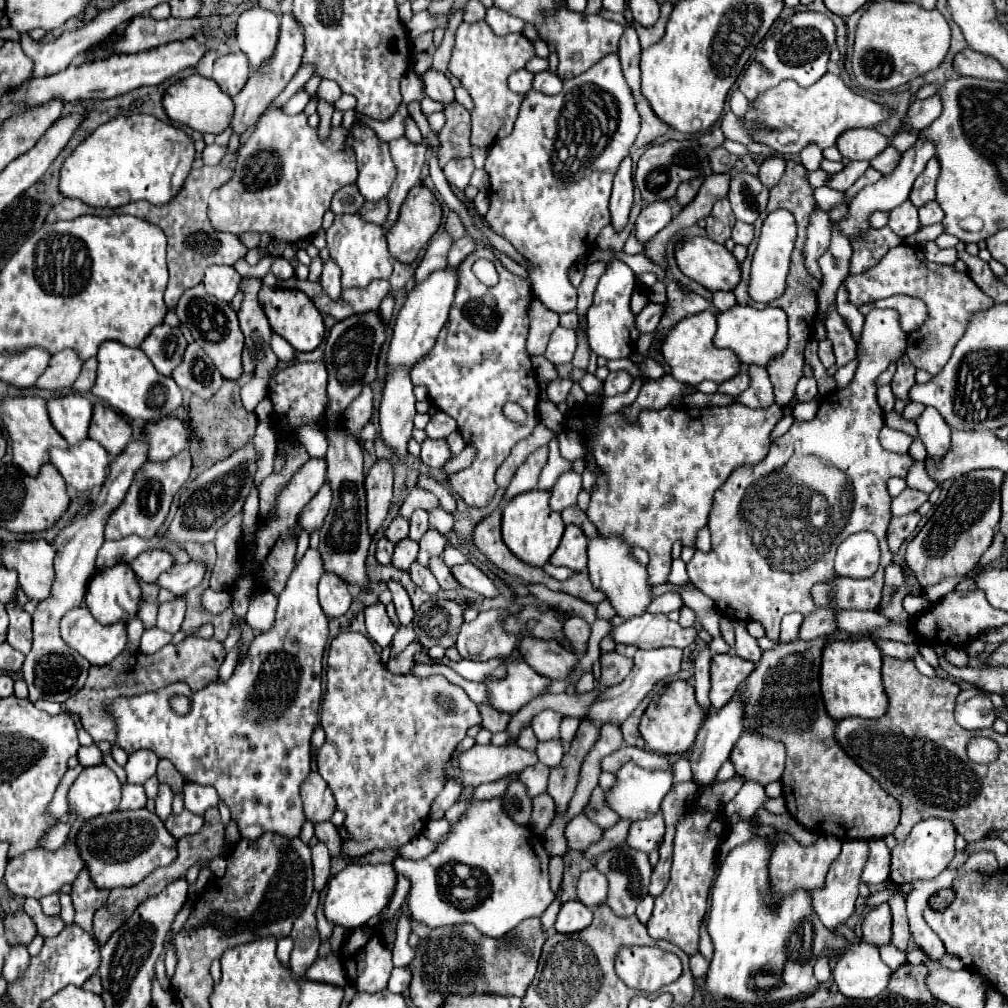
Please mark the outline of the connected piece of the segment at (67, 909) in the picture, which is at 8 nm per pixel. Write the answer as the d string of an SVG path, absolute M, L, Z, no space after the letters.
M61 891L58 894L61 903L60 917L65 922L65 924L72 924L74 922L75 910L72 904L71 897L69 894L65 894Z

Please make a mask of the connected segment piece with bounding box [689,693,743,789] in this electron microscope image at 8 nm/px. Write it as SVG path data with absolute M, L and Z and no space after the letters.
M737 693L733 697L733 701L729 701L723 709L713 711L703 721L703 725L697 733L697 739L695 739L693 747L689 749L689 763L691 763L693 779L699 785L699 789L709 789L715 783L719 767L729 759L729 753L741 735L743 735L743 703L741 703L741 697Z

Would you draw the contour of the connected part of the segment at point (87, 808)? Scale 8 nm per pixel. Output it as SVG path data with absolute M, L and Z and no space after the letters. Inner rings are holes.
M107 765L87 767L69 789L69 805L81 819L93 819L119 809L121 783Z

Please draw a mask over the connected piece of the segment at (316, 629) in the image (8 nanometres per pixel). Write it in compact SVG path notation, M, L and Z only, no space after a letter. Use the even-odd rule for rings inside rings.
M309 549L301 563L293 569L291 577L287 579L287 585L283 589L283 593L279 595L279 605L277 605L277 617L275 617L275 625L267 631L267 633L259 633L245 657L239 661L239 665L235 667L233 675L227 679L227 681L213 681L211 685L203 687L201 691L193 693L189 686L185 683L171 683L171 685L165 685L165 689L157 689L157 691L151 691L151 693L143 693L143 695L133 695L133 697L117 697L113 699L109 705L105 705L105 711L113 717L115 721L115 727L117 727L117 741L115 745L121 747L123 751L127 751L129 755L139 751L139 749L149 749L153 751L159 759L169 759L177 771L181 773L183 781L185 783L199 783L199 785L211 785L217 789L219 793L219 799L231 809L231 815L233 815L233 821L237 823L237 829L239 829L239 835L243 839L249 839L249 841L255 841L257 837L261 837L265 831L273 831L273 833L279 833L281 837L299 837L301 835L301 829L303 829L303 805L301 805L301 785L303 781L309 777L311 773L311 757L309 757L309 741L311 741L311 735L315 731L315 727L319 725L319 707L321 707L321 661L323 661L323 653L325 653L325 647L327 647L327 617L325 613L321 611L321 605L317 601L317 583L319 583L319 577L323 575L323 563L321 563L321 557L319 557L319 551L315 549ZM171 695L184 695L191 698L191 711L185 715L185 717L179 717L171 707L169 707L169 697Z

